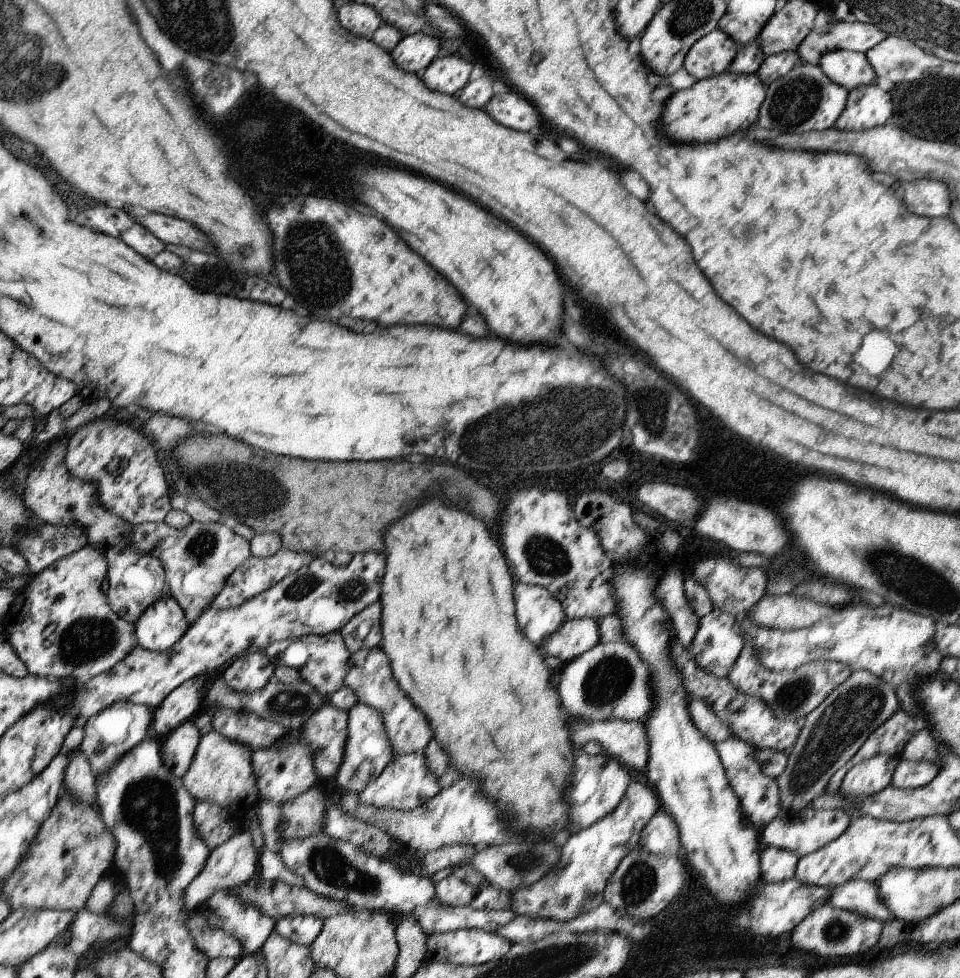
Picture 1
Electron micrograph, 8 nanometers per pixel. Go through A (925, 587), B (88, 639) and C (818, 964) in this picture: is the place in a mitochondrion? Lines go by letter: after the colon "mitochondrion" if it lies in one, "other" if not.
A: mitochondrion
B: mitochondrion
C: other

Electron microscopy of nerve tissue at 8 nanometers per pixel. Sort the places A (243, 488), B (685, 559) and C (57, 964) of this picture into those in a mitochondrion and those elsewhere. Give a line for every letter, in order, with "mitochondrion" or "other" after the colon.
A: mitochondrion
B: other
C: mitochondrion

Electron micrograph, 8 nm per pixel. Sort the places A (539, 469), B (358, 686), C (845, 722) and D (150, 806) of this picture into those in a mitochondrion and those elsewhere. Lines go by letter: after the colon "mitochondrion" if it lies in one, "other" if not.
A: other
B: other
C: mitochondrion
D: mitochondrion

